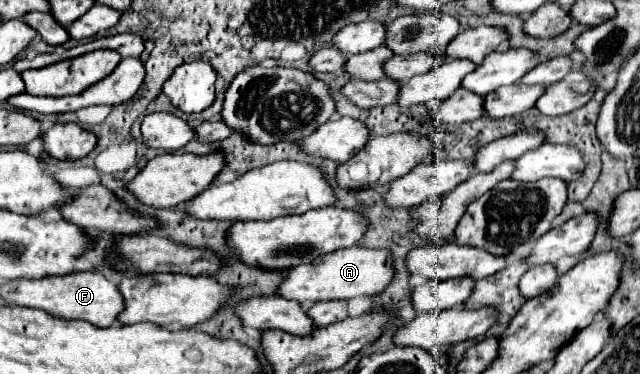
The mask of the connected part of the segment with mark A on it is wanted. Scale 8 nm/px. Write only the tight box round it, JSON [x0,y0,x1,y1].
[276,245,392,303]

